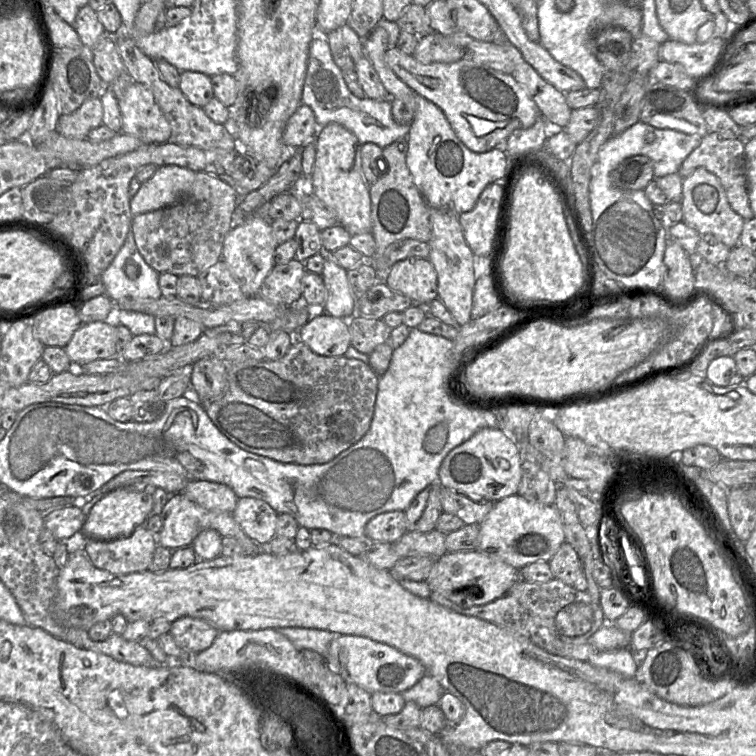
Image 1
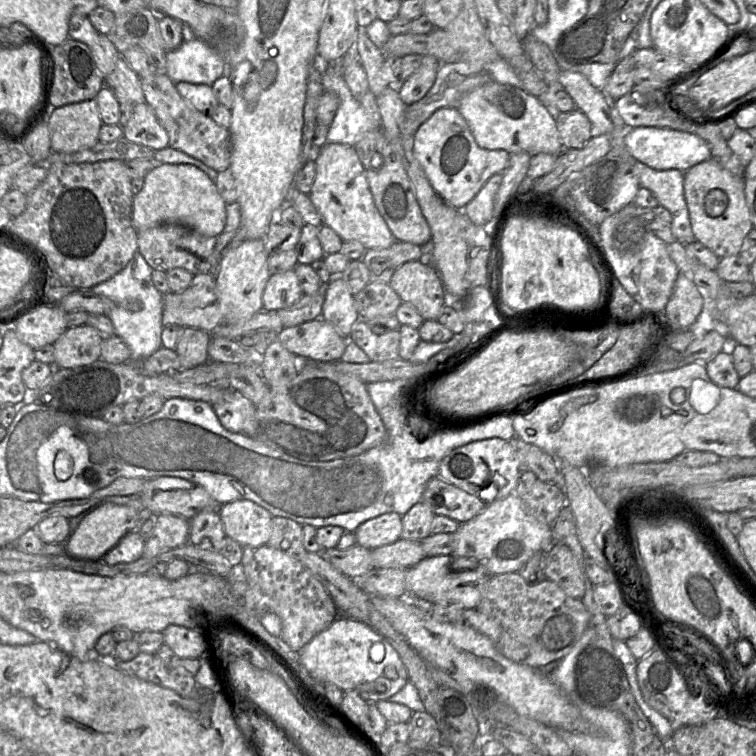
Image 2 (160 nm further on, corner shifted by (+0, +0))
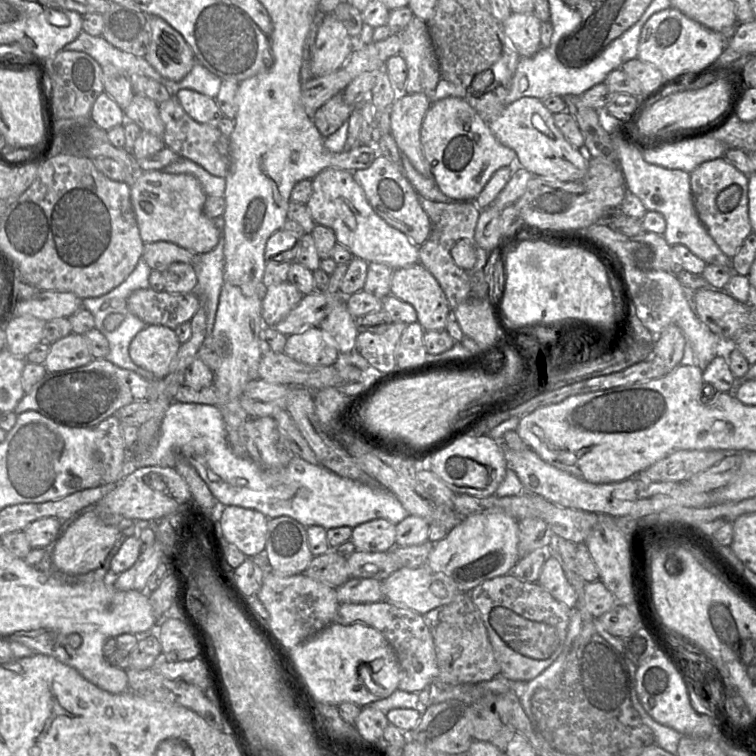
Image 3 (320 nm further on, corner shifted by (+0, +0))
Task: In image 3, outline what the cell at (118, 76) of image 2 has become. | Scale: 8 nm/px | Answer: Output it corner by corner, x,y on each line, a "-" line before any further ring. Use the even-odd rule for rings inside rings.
134,94
130,104
123,109
127,120
137,124
141,130
163,139
164,123
160,117
158,104
152,99

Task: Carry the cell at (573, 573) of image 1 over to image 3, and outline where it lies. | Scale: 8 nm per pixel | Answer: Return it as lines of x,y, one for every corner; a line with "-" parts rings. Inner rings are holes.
548,556
542,567
538,583
568,608
576,609
577,593
567,580
562,563
556,557

